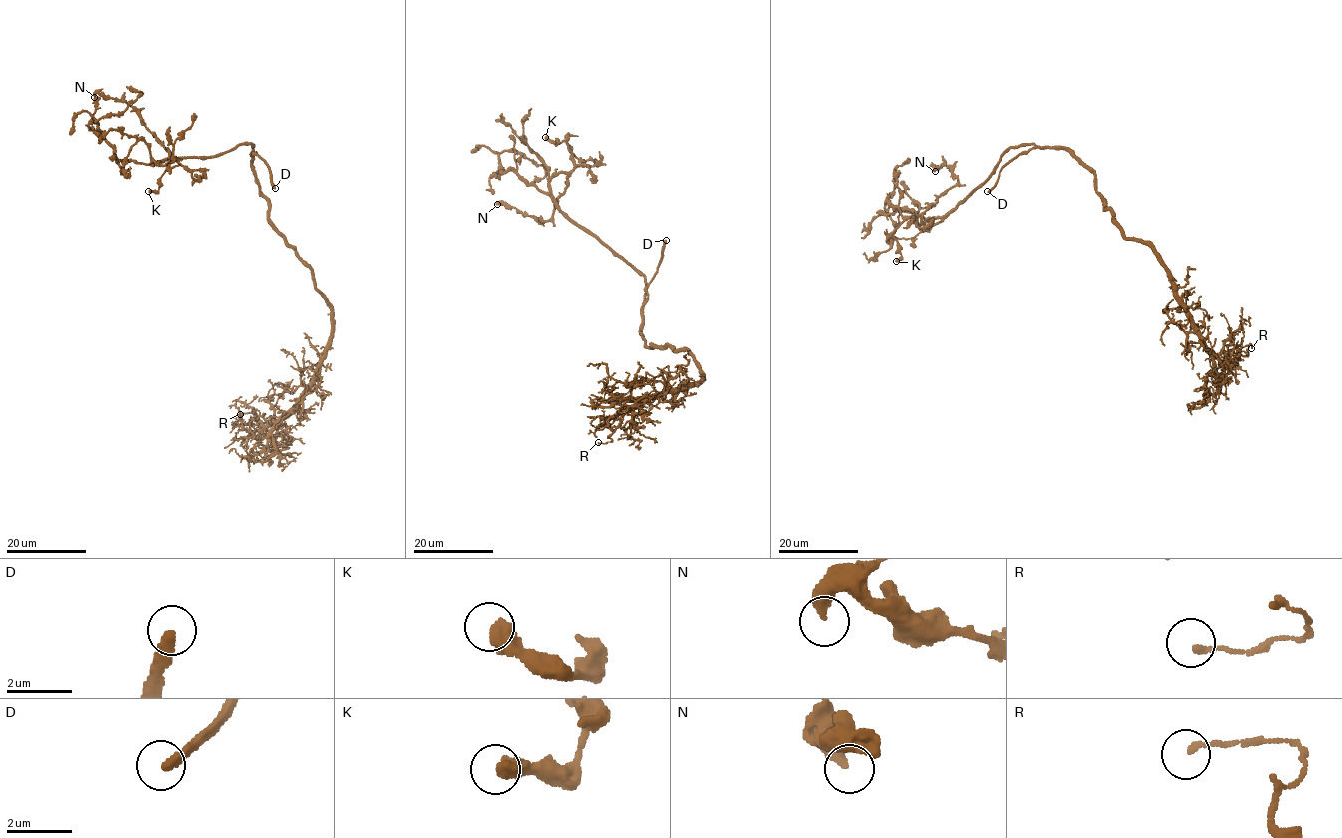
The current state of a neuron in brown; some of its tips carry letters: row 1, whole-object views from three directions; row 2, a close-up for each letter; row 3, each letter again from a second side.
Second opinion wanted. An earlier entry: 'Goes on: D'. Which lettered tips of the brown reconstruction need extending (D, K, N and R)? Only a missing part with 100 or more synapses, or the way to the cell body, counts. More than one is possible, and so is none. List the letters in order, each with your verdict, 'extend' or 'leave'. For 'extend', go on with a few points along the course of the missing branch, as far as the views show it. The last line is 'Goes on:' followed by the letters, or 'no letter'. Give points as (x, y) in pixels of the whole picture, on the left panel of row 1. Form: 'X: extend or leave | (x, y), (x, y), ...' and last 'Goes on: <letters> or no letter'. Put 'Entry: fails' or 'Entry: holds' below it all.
D: extend | (275, 188), (267, 262), (275, 269), (276, 283), (282, 291)
K: leave
N: leave
R: leave
Goes on: D
Entry: holds

